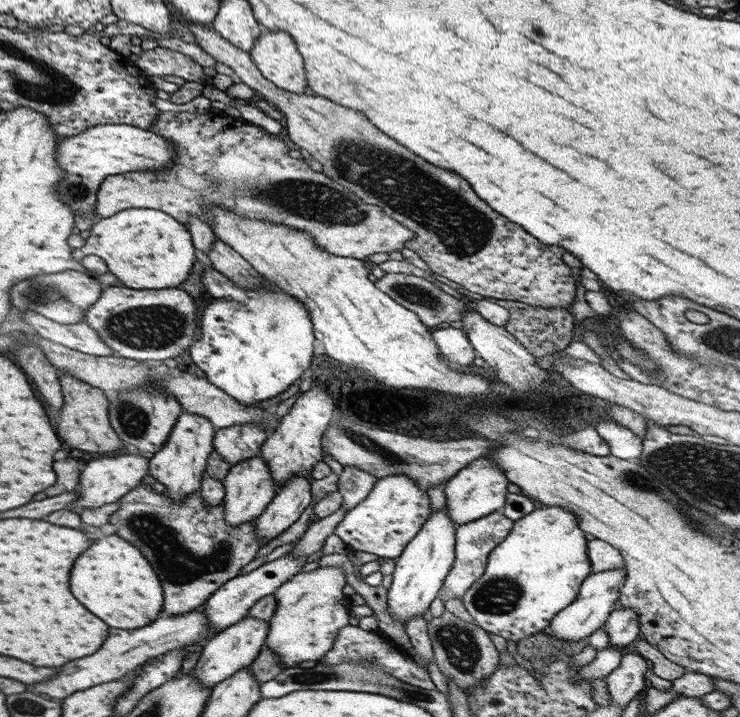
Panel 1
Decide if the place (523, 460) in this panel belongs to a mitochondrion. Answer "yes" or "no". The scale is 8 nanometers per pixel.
no

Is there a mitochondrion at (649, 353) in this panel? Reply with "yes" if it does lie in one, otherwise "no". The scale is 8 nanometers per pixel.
no

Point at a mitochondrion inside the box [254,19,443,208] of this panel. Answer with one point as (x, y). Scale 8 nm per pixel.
(332, 74)

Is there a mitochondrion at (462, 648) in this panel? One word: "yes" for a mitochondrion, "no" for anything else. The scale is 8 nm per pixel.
yes

